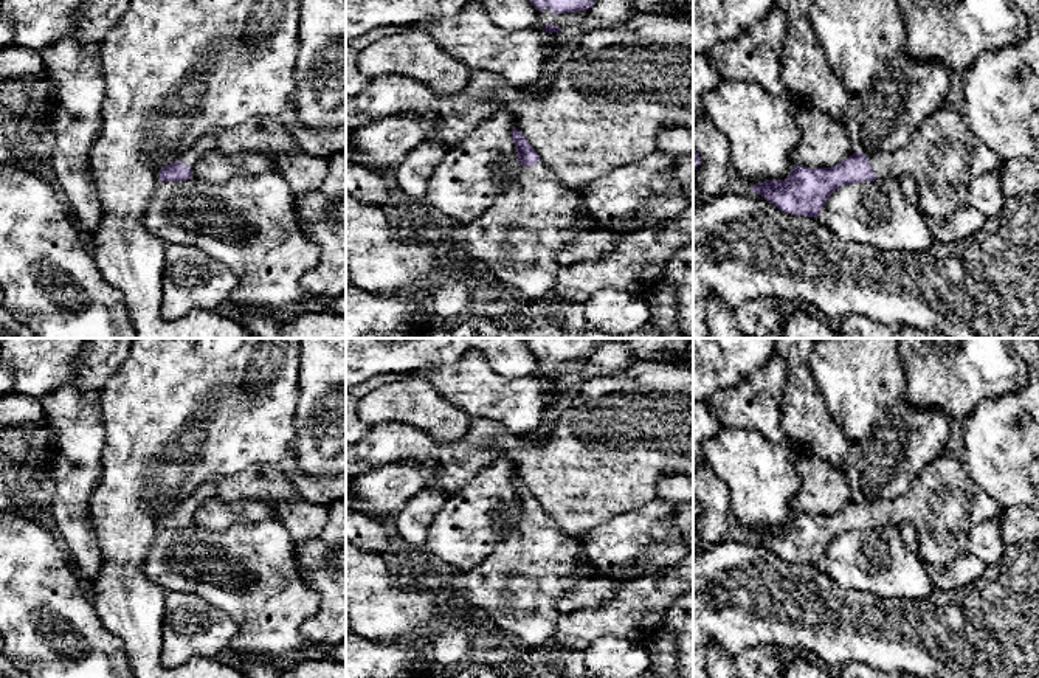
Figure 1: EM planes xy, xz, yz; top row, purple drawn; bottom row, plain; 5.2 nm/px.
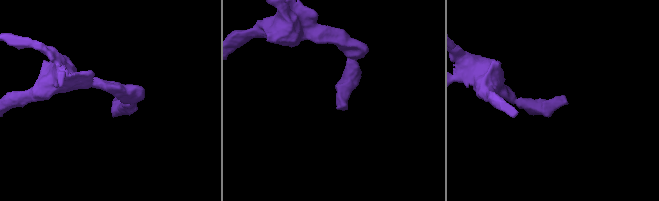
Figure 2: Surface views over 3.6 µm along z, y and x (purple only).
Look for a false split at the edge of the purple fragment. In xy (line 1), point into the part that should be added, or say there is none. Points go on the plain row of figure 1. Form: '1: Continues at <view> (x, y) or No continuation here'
1: Continues at xy (207, 491)

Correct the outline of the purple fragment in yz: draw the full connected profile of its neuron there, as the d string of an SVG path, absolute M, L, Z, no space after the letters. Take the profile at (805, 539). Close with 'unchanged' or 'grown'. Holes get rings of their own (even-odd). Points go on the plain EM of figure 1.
M944 451L929 462L909 489L898 496L867 503L856 498L831 515L792 514L785 528L765 528L751 532L751 535L752 540L760 541L788 562L816 565L828 545L844 532L909 523L918 532L921 560L932 565L948 565L960 555L969 554L968 529L971 526L1000 518L1002 512L999 503L965 473L960 461Z | grown

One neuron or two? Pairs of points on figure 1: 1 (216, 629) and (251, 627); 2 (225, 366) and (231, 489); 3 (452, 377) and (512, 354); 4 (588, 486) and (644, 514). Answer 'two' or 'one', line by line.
1: two
2: two
3: two
4: two

